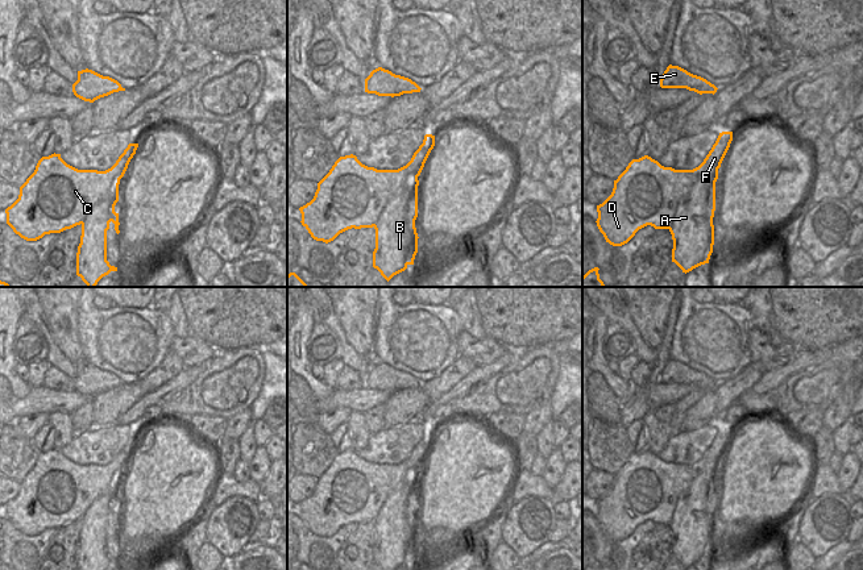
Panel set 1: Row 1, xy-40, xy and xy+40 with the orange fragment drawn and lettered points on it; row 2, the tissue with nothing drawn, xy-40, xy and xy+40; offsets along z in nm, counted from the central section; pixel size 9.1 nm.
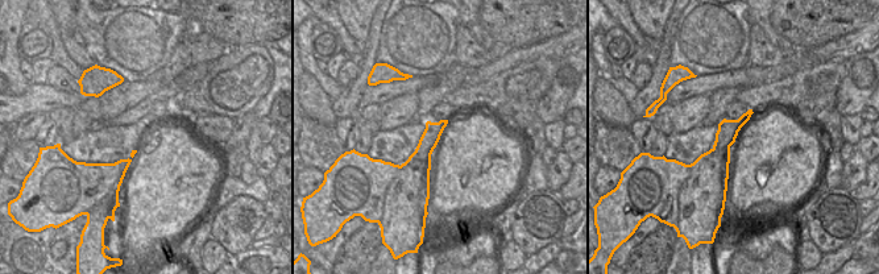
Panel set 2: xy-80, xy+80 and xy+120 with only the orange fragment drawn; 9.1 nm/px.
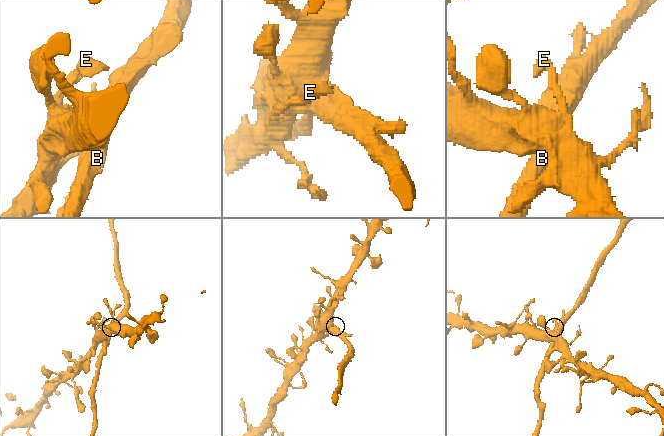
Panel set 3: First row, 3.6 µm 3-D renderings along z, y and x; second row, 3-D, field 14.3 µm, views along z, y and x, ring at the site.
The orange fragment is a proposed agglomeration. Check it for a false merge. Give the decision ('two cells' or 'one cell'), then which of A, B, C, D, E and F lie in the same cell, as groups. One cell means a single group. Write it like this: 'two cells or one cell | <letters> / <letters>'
two cells | A B / C D E F

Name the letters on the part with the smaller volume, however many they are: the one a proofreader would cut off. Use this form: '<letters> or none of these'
A, B

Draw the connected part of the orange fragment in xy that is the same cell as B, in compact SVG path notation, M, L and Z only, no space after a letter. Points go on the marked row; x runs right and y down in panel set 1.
M418 178L398 188L374 224L373 267L389 282L414 265L418 253Z

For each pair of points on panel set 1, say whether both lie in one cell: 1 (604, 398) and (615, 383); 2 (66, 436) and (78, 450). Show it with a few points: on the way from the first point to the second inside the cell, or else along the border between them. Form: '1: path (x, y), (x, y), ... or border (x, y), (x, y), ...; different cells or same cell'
1: border (596, 371), (621, 400); different cells
2: border (75, 433), (61, 449); different cells

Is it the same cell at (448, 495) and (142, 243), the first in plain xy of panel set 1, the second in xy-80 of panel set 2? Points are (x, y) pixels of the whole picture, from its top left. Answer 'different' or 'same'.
same

